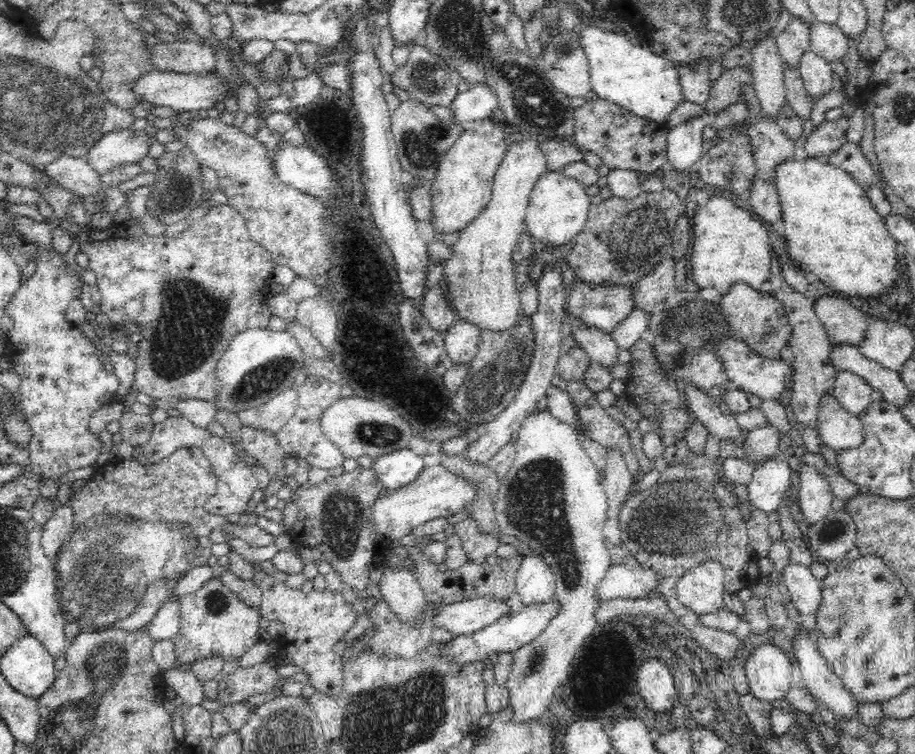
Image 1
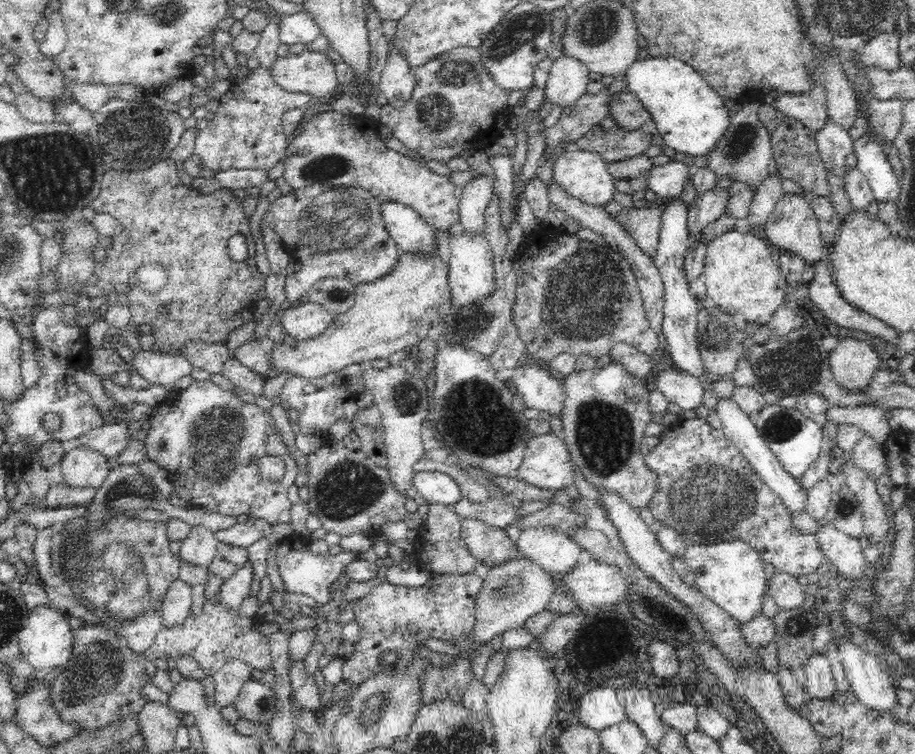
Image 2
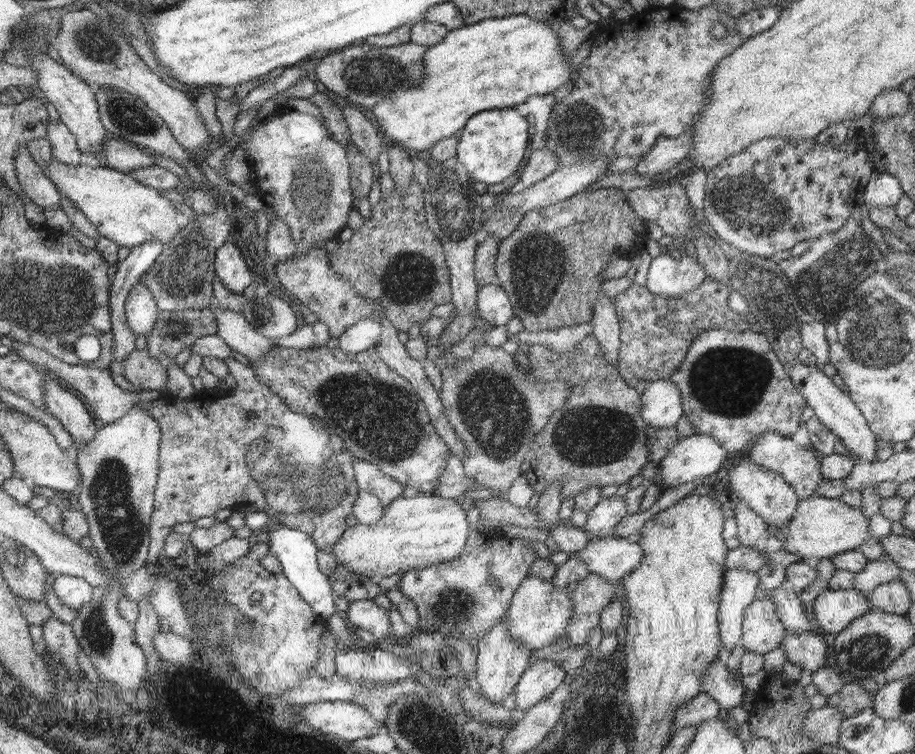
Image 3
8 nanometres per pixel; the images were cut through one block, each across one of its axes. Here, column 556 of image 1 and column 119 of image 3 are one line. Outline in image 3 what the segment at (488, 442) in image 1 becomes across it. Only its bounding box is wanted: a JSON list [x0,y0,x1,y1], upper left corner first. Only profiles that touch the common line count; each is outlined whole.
[110,242,165,364]

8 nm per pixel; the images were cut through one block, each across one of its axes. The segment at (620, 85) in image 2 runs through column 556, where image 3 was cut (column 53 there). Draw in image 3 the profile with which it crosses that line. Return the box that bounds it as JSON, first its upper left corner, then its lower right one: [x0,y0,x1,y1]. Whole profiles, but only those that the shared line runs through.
[46,120,82,165]

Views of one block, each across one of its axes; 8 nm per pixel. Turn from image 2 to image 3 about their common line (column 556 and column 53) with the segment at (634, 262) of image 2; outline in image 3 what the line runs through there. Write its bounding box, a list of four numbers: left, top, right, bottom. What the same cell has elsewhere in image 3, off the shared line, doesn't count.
[16,141,60,209]

